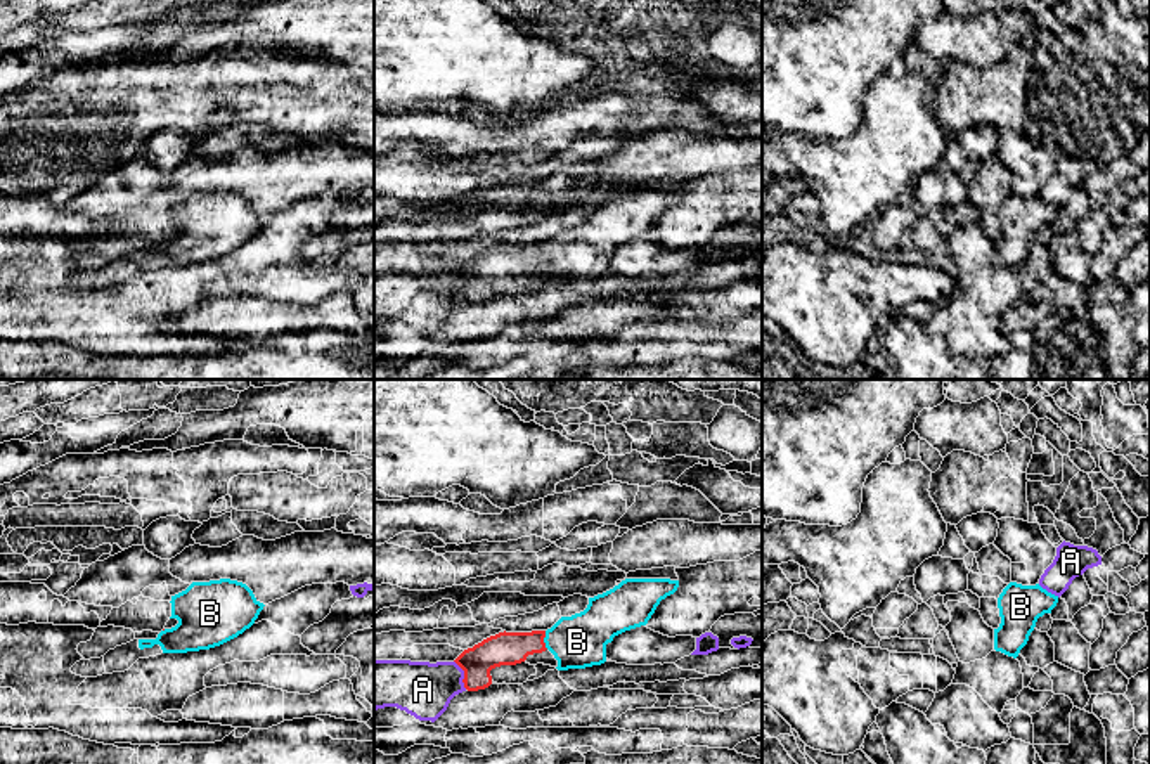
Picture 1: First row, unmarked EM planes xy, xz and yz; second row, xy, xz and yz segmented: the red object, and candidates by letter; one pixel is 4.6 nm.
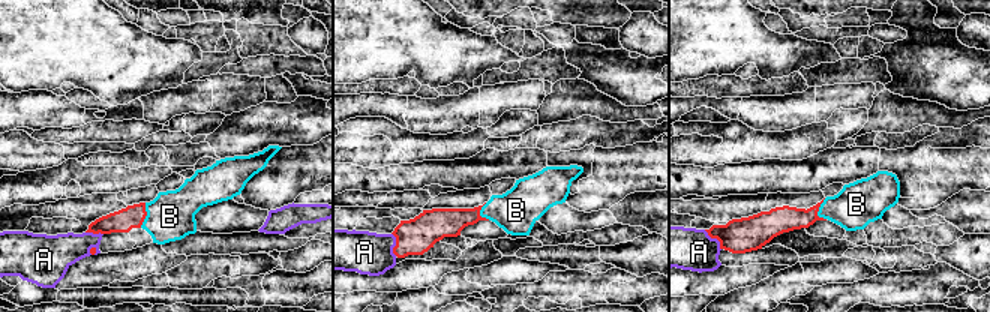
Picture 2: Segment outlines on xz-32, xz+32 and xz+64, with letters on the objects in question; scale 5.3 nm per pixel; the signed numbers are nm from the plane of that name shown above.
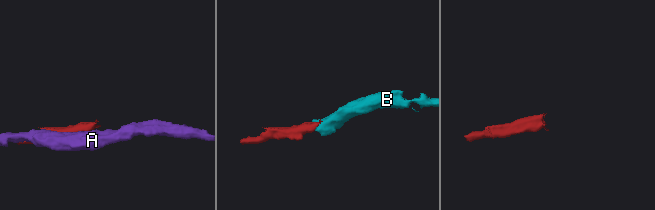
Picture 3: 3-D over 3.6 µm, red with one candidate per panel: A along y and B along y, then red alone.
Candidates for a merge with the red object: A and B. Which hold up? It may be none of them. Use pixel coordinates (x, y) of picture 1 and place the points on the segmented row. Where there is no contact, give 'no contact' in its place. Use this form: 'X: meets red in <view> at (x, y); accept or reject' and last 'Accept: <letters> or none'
A: meets red in xz at (465, 674); reject
B: meets red in xz at (542, 640); accept
Accept: B

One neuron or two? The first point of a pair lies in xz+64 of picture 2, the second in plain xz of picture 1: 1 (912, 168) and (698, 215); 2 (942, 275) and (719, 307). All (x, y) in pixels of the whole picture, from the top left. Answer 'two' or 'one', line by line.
1: one
2: two

